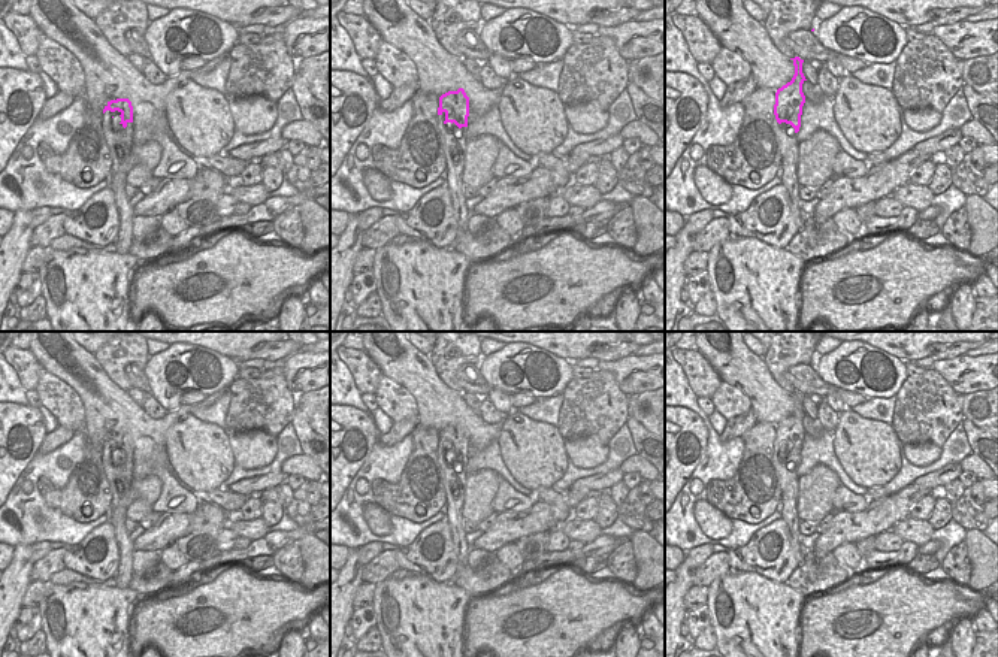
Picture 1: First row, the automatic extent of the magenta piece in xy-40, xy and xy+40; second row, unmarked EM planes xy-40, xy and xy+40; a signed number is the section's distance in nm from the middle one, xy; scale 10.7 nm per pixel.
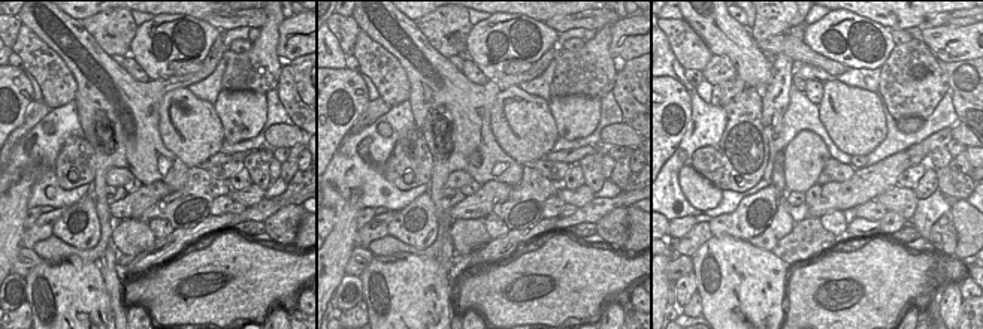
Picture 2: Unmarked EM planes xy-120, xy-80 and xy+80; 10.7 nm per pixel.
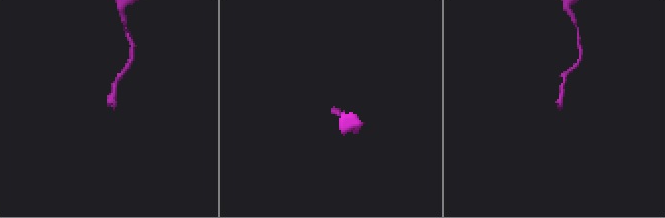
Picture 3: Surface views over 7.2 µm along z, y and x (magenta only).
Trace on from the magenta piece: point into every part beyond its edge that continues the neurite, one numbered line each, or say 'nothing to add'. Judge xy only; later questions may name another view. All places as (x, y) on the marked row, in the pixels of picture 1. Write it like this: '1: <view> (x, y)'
1: xy (447, 139)

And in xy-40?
1: xy-40 (124, 239)

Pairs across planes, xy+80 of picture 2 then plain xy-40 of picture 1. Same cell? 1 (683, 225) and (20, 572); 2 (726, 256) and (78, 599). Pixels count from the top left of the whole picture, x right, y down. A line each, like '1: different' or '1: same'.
1: different
2: same

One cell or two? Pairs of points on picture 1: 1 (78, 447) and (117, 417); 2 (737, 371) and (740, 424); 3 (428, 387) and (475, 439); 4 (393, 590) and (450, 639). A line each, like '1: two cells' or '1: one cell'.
1: two cells
2: two cells
3: one cell
4: one cell

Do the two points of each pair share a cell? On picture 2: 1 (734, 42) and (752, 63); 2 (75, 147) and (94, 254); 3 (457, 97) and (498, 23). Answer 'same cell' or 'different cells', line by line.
1: same cell
2: different cells
3: different cells

